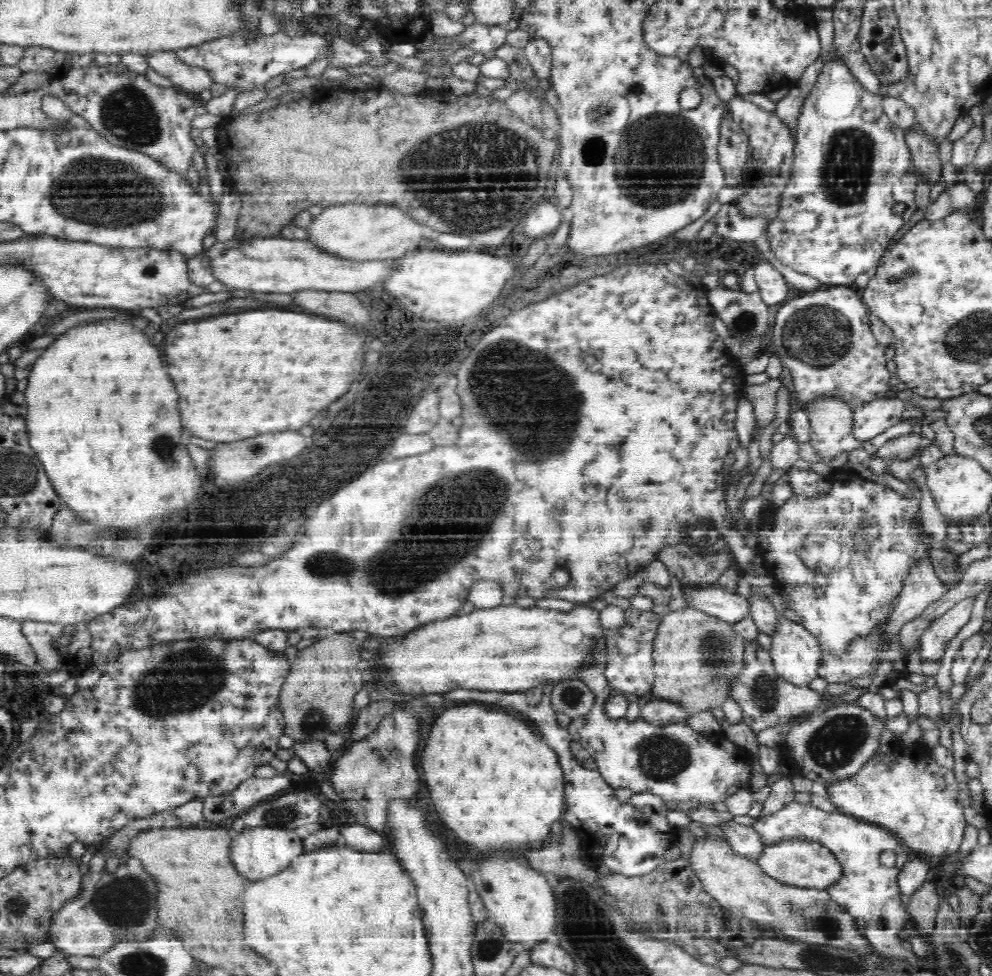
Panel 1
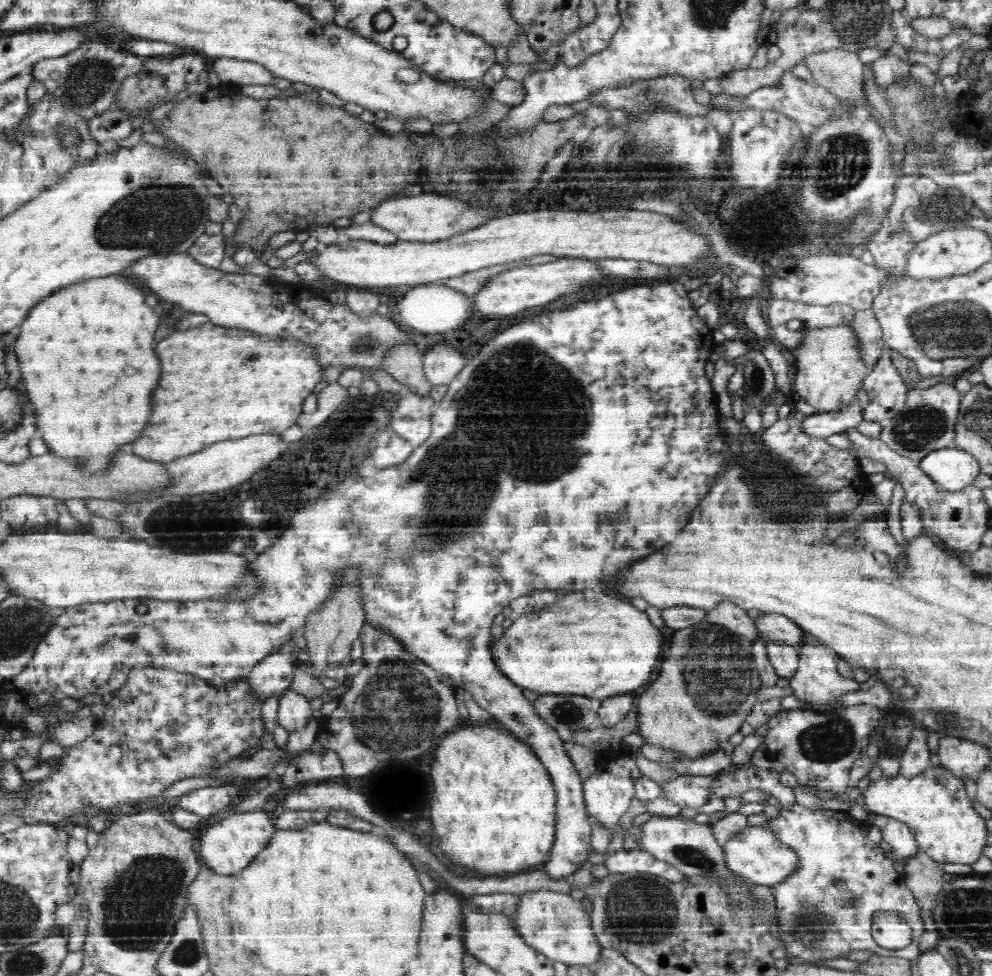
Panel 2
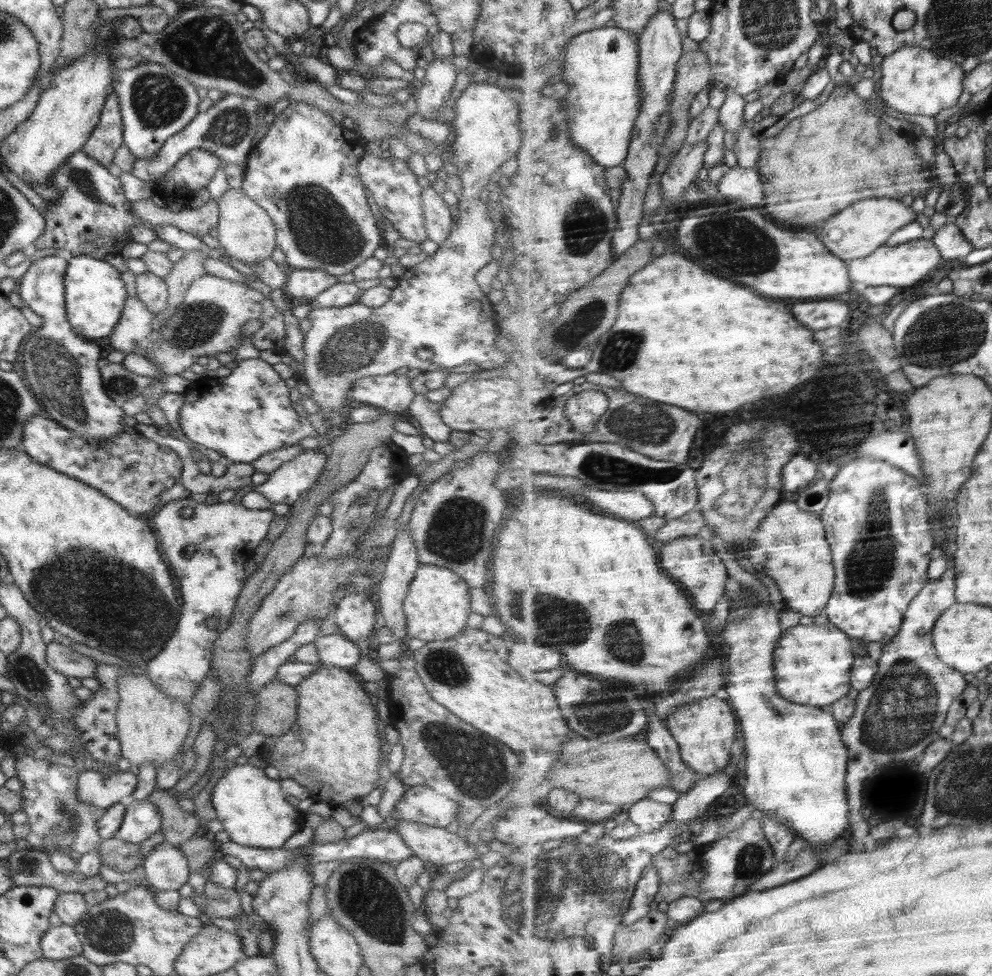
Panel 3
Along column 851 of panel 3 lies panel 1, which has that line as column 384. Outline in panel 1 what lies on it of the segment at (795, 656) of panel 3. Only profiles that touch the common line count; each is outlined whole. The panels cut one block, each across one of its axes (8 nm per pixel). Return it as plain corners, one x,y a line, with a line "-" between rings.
580,604
574,612
564,614
538,606
523,608
518,605
474,609
468,614
454,614
414,627
402,634
384,637
380,652
372,657
361,674
364,690
369,694
388,690
392,694
422,696
440,694
458,689
491,690
496,692
518,692
542,684
550,678
558,678
574,670
580,660
589,653
589,644
596,636
603,636
599,625
599,612
590,605

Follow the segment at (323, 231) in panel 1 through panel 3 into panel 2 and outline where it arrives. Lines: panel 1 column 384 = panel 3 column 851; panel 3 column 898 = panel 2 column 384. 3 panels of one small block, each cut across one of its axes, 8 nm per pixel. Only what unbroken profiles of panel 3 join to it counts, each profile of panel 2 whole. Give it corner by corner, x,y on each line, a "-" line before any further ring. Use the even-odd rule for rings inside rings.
426,193
419,195
398,195
397,198
384,199
377,206
370,208
370,218
368,225
377,226
379,229
386,230
395,234
400,241
426,241
434,242
444,240
454,234
460,234
466,230
472,230
486,222
489,217
498,215
488,210
466,208
462,204
449,200
445,196
-
482,216
486,218
483,220

